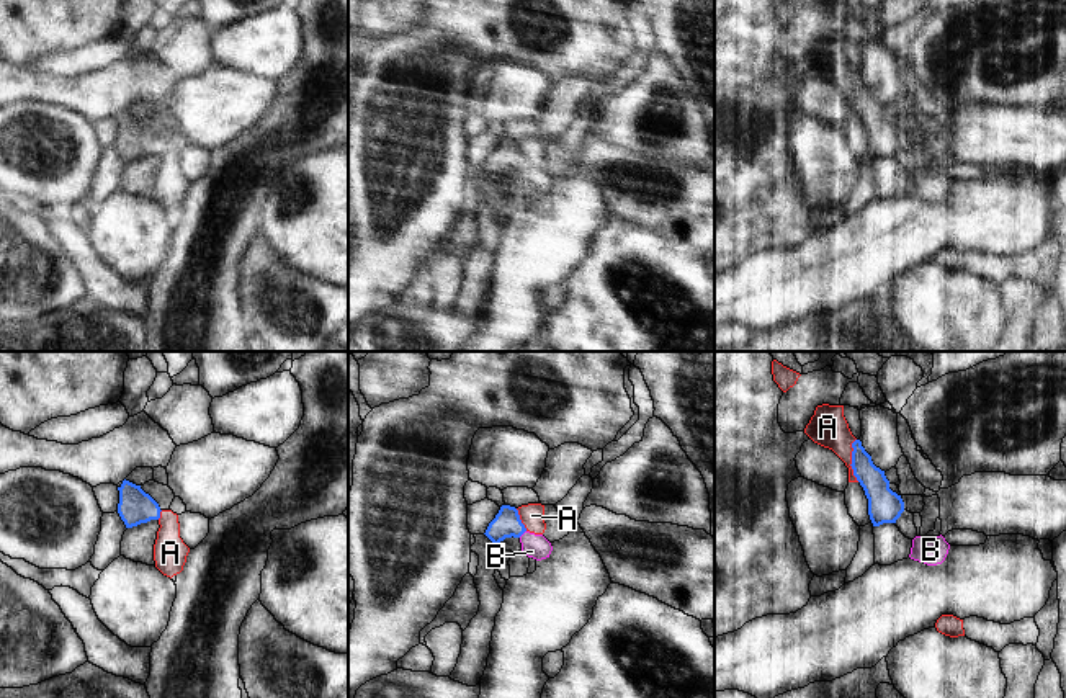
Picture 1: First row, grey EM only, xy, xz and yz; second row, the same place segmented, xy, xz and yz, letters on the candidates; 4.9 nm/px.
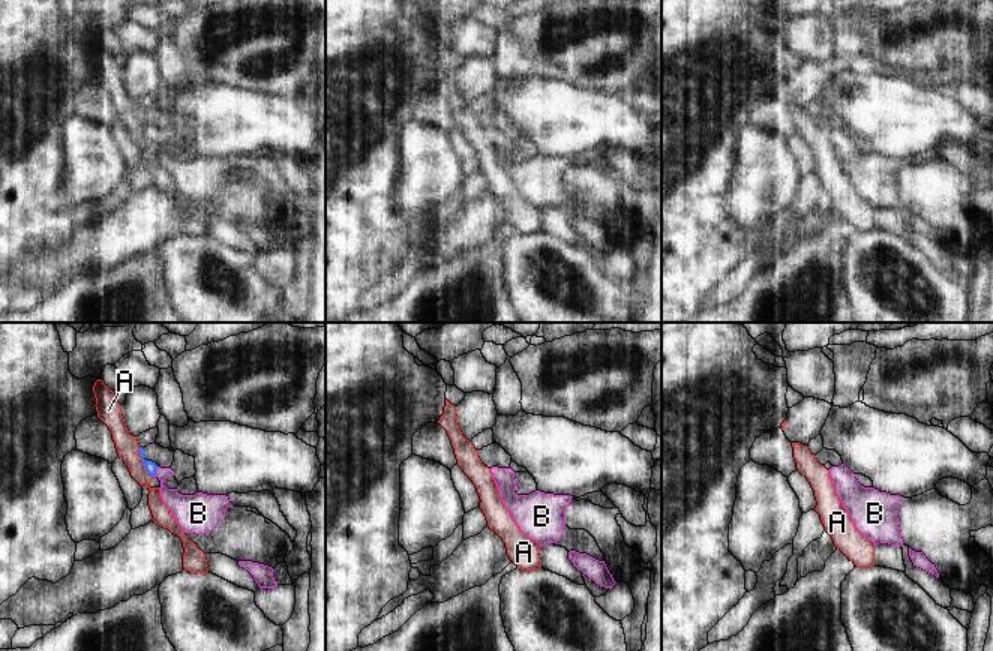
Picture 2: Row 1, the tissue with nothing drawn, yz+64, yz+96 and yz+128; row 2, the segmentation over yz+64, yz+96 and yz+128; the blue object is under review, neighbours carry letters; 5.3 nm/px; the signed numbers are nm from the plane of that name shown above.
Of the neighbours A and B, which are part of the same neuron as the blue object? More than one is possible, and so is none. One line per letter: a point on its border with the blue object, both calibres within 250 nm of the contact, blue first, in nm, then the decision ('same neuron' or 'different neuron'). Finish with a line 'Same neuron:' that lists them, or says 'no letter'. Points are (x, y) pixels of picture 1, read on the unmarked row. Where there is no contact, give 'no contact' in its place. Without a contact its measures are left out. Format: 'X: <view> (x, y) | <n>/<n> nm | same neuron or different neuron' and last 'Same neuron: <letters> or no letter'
A: yz (852, 93) | 140/190 nm | different neuron
B: xz (522, 167) | 140/120 nm | same neuron
Same neuron: B

